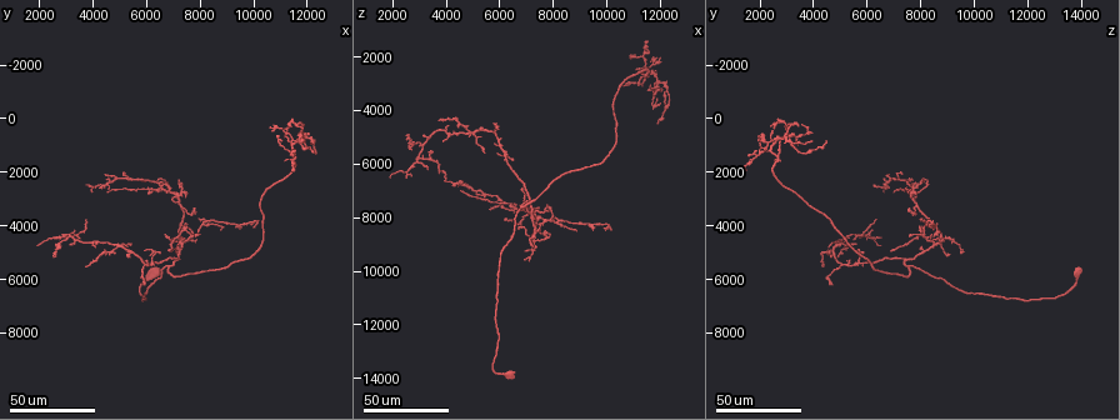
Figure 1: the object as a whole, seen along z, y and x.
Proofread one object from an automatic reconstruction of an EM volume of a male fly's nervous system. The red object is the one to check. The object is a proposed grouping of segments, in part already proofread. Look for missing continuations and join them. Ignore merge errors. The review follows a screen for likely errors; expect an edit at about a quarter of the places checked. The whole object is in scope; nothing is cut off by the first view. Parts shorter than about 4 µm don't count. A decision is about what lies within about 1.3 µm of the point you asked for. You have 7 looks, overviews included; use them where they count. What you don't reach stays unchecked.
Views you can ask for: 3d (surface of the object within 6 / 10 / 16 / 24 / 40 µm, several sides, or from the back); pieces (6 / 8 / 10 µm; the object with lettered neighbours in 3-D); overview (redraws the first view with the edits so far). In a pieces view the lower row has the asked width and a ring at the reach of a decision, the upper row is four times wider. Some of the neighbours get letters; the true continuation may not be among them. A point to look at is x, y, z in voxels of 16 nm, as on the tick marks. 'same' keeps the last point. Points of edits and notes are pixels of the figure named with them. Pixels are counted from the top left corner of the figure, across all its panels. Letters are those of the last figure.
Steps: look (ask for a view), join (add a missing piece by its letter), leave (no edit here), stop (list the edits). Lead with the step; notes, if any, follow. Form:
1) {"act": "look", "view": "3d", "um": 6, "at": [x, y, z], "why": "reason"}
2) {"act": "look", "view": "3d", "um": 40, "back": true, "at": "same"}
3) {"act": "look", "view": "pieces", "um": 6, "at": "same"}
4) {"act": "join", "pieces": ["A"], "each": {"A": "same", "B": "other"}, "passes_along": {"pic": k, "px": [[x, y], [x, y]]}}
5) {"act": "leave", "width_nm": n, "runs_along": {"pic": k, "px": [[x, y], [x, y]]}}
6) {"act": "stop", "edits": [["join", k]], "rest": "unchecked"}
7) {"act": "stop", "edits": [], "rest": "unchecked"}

{"act": "look", "view": "3d", "um": 40, "at": [12000, 500, 3800], "why": "tapers out"}

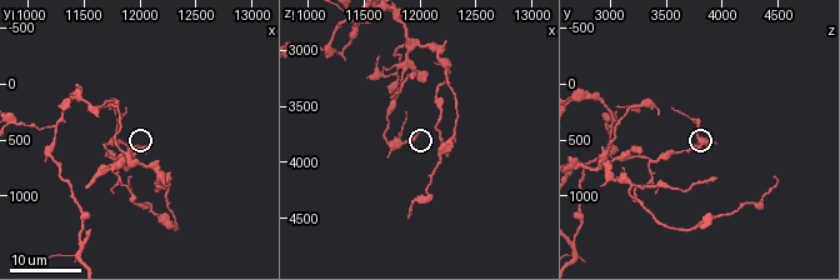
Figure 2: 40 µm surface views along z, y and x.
{"act": "look", "view": "pieces", "um": 8, "at": [12000, 540, 3740]}

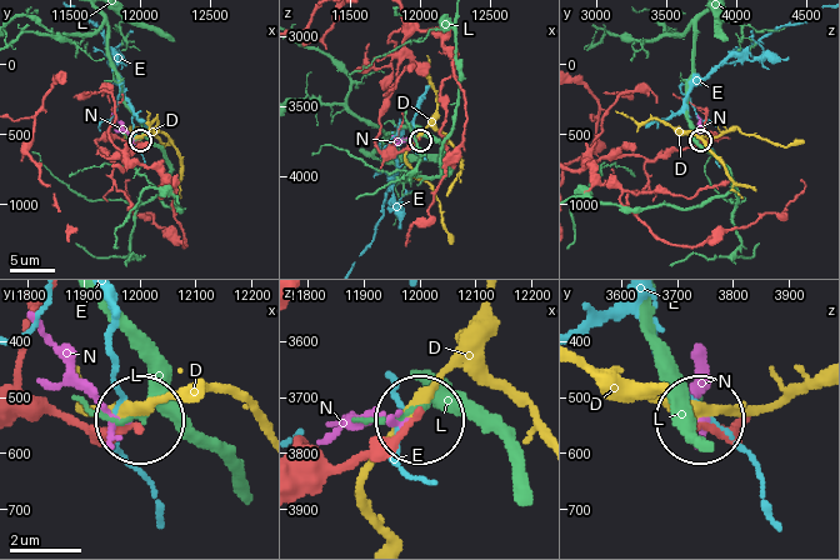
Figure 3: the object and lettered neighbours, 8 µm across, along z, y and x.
{"act": "leave", "each": {"D": "other", "E": "other", "L": "other", "N": "other"}, "runs_along": {"pic": 3, "px": [[25, 409], [139, 426]]}, "found": "no lettered piece goes on from it"}

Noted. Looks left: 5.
{"act": "look", "view": "3d", "um": 24, "at": [7200, 2400, 7700], "why": "an open end"}

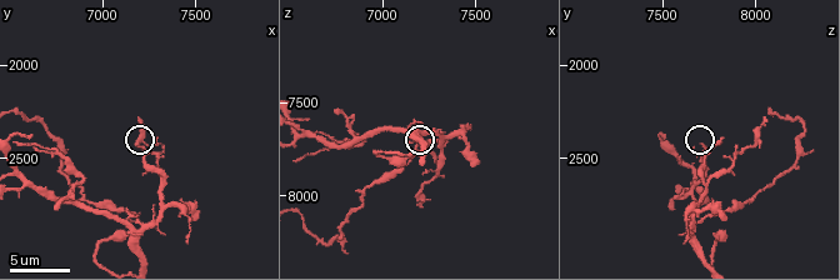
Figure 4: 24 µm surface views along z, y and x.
{"act": "look", "view": "pieces", "um": 6, "at": [7300, 2400, 7820], "why": "see the neighbours"}

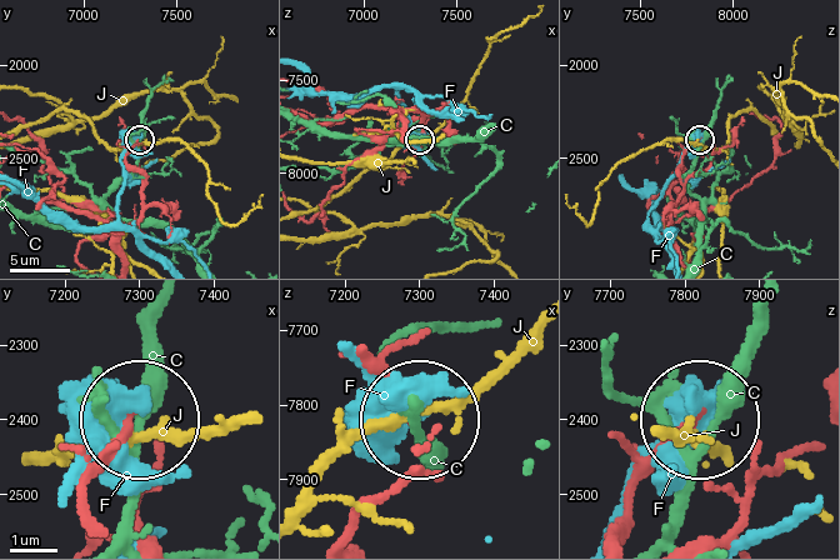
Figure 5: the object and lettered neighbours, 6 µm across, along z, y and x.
{"act": "leave", "width_nm": 190, "each": {"C": "other", "F": "other", "J": "other"}, "runs_along": {"pic": 5, "px": [[619, 533], [643, 474], [699, 418]]}, "found": "no lettered piece goes on from it"}

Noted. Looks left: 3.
{"act": "look", "view": "3d", "um": 24, "at": [3100, 4800, 5000]}

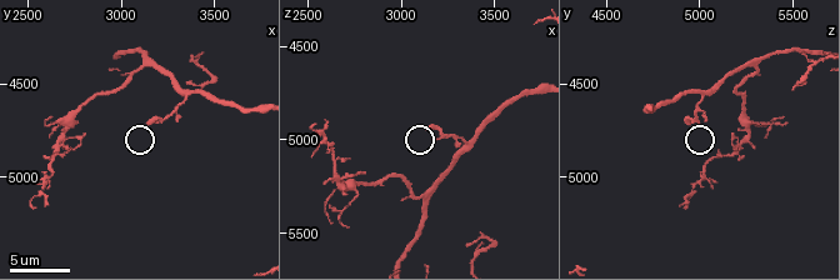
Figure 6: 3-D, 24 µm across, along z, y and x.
{"act": "look", "view": "pieces", "um": 10, "at": [3160, 4700, 4940]}

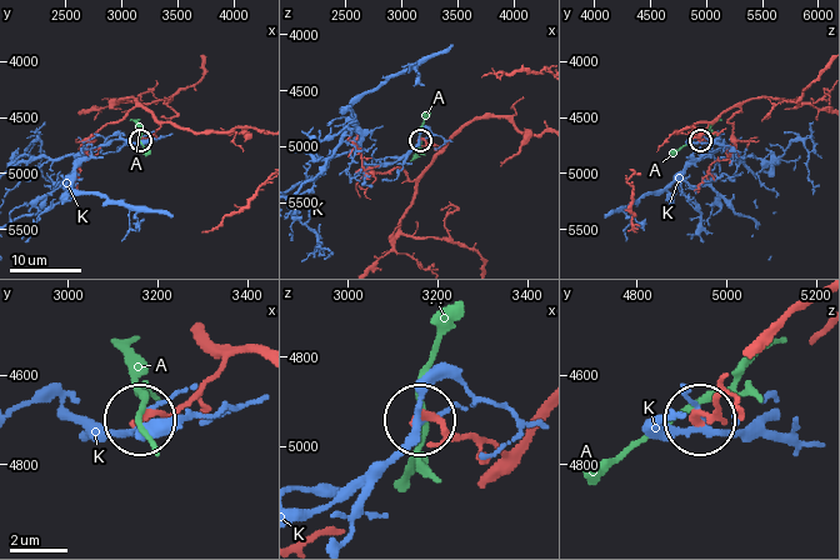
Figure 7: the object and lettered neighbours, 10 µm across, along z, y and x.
{"act": "leave", "width_nm": 280, "each": {"A": "other", "K": "other"}, "found": "no lettered piece goes on from it"}

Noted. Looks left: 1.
{"act": "stop", "edits": [], "rest": "unchecked"}

